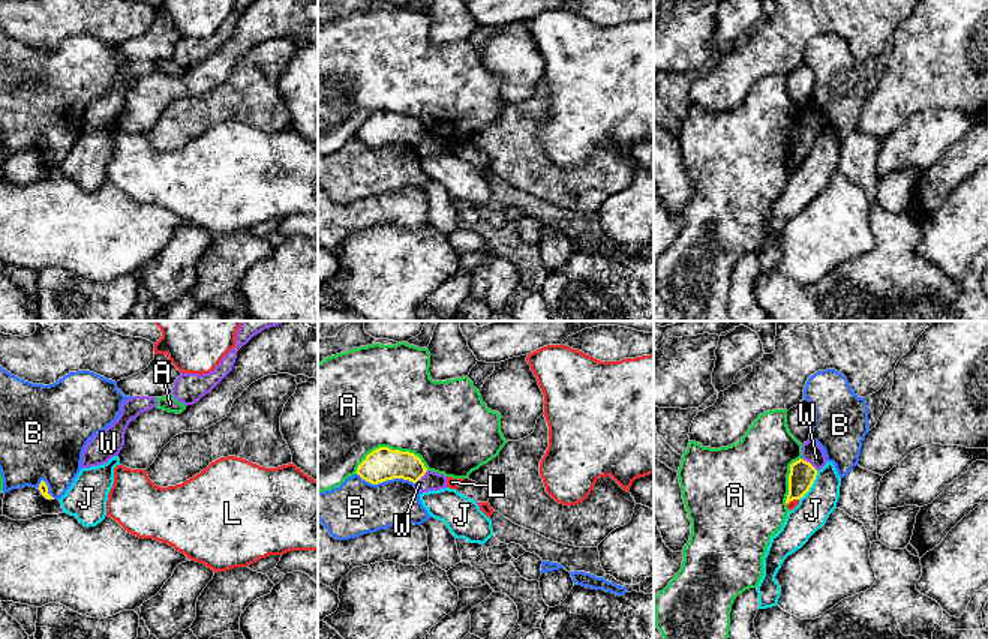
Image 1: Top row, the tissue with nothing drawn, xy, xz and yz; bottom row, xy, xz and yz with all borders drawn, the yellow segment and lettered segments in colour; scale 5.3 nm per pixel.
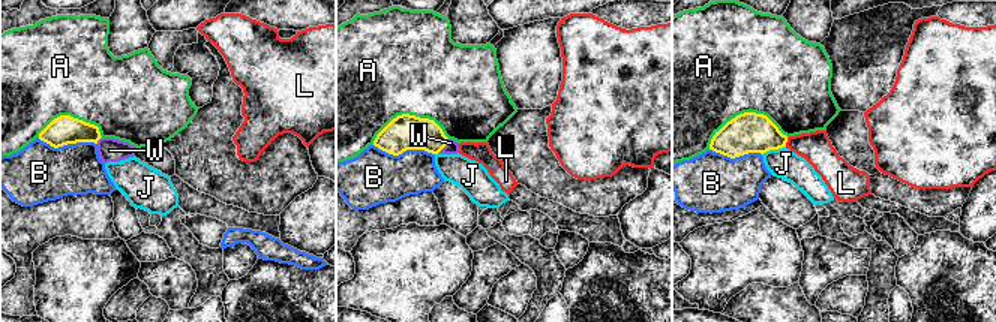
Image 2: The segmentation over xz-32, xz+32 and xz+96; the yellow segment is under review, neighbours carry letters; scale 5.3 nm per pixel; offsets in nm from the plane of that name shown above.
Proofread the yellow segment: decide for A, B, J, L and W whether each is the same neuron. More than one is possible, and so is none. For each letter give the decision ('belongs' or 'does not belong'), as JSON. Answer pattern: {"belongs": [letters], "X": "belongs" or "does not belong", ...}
{"belongs": [], "A": "does not belong", "B": "does not belong", "J": "does not belong", "L": "does not belong", "W": "does not belong"}

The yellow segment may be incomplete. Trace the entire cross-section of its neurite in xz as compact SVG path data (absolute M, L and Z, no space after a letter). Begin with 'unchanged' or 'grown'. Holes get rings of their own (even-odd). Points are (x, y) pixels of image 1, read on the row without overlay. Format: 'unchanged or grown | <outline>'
unchanged | M379 111L366 120L355 138L372 148L393 142L417 147L426 135L427 132L414 117Z

